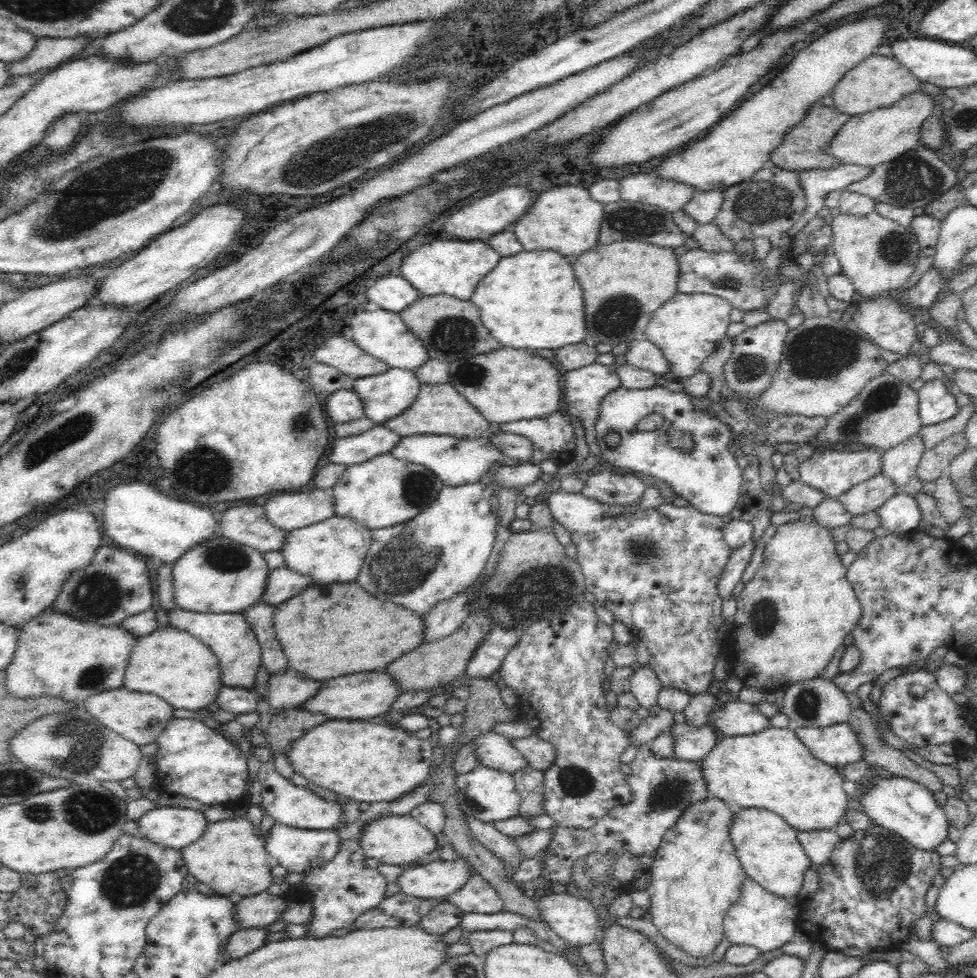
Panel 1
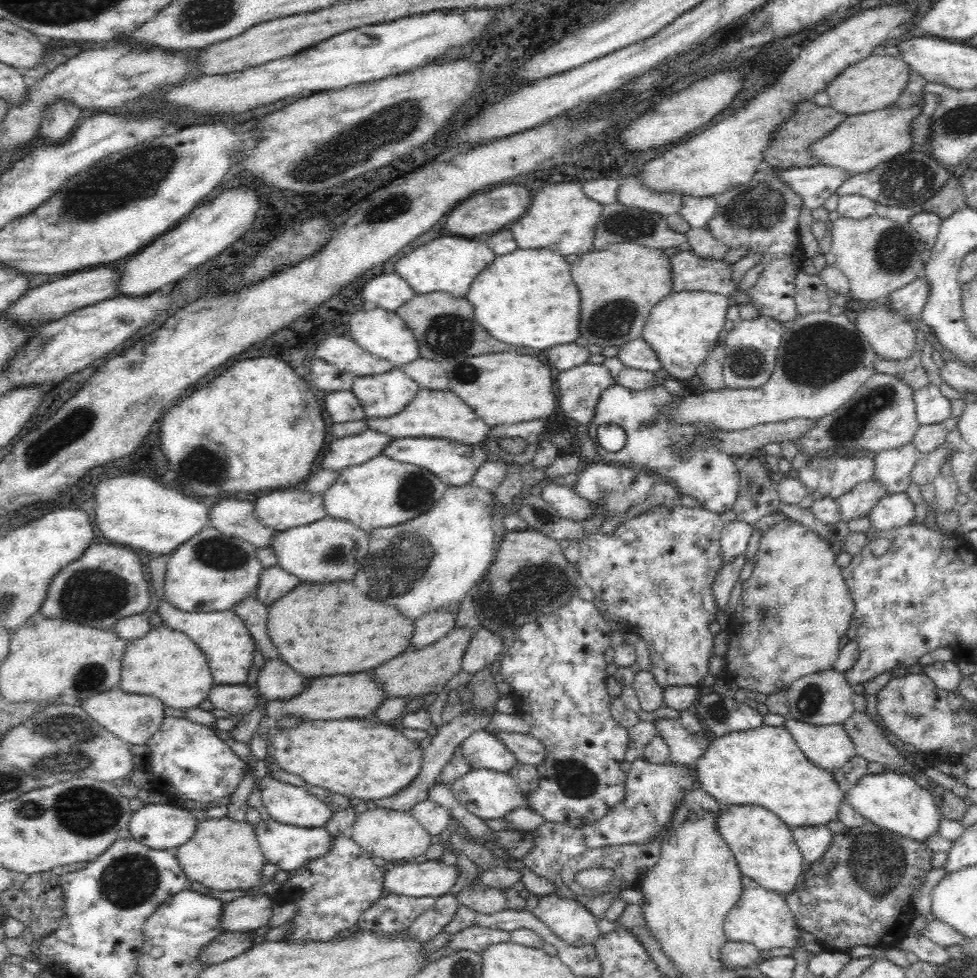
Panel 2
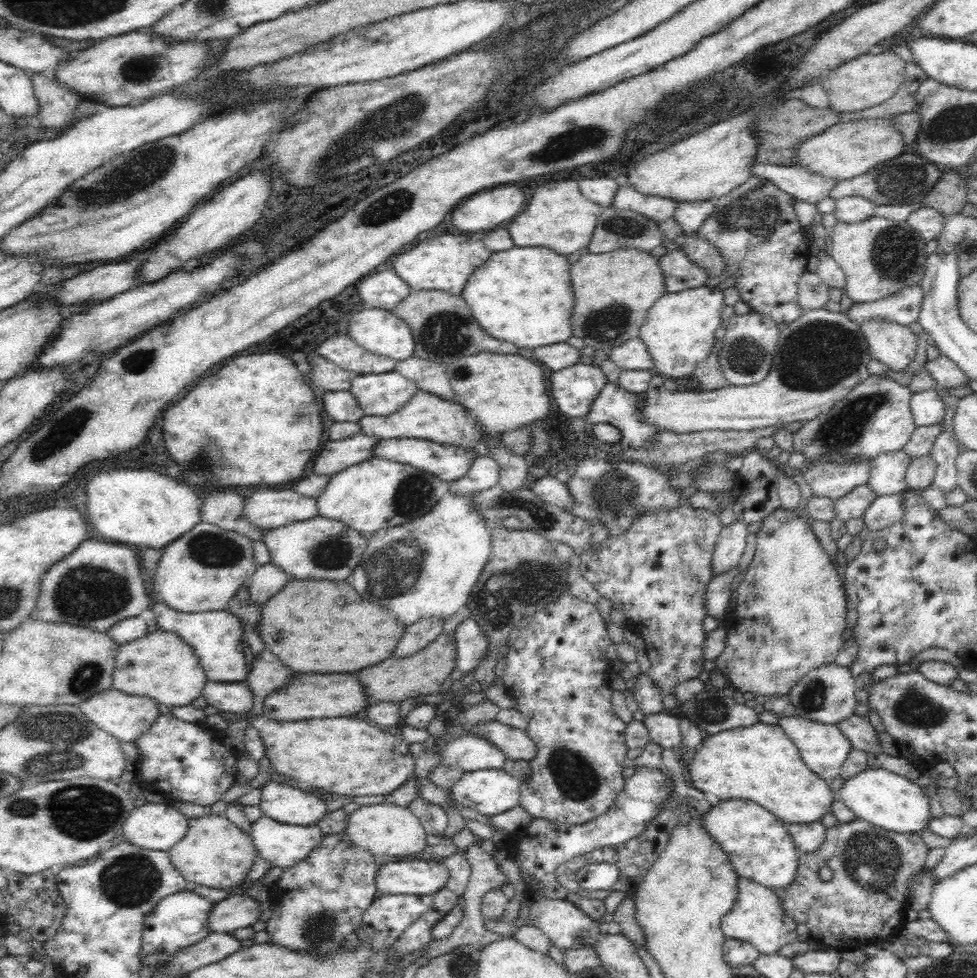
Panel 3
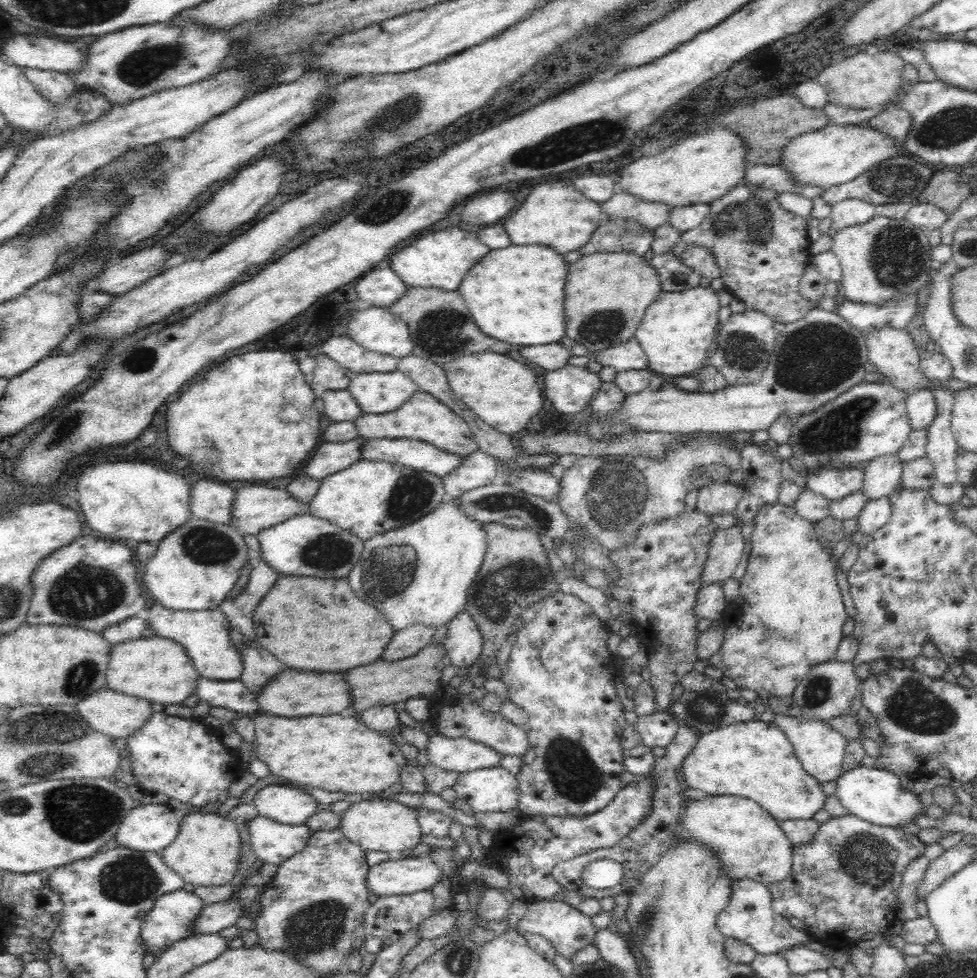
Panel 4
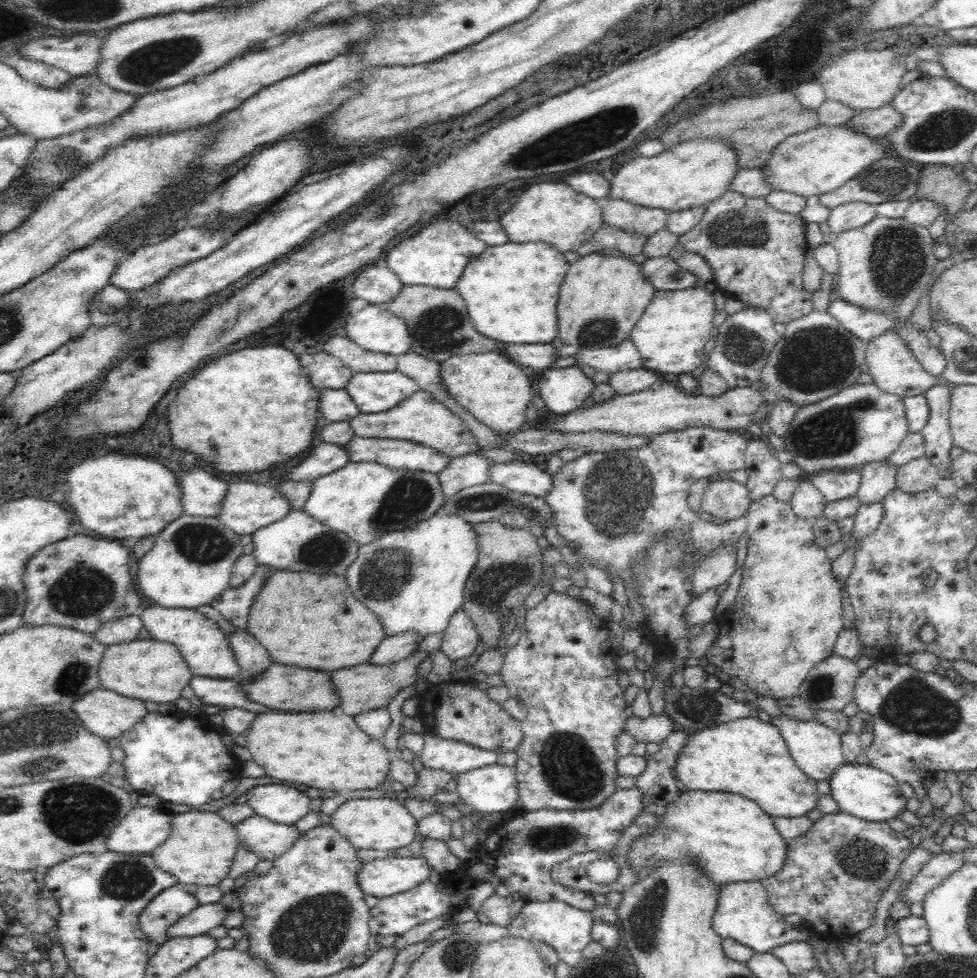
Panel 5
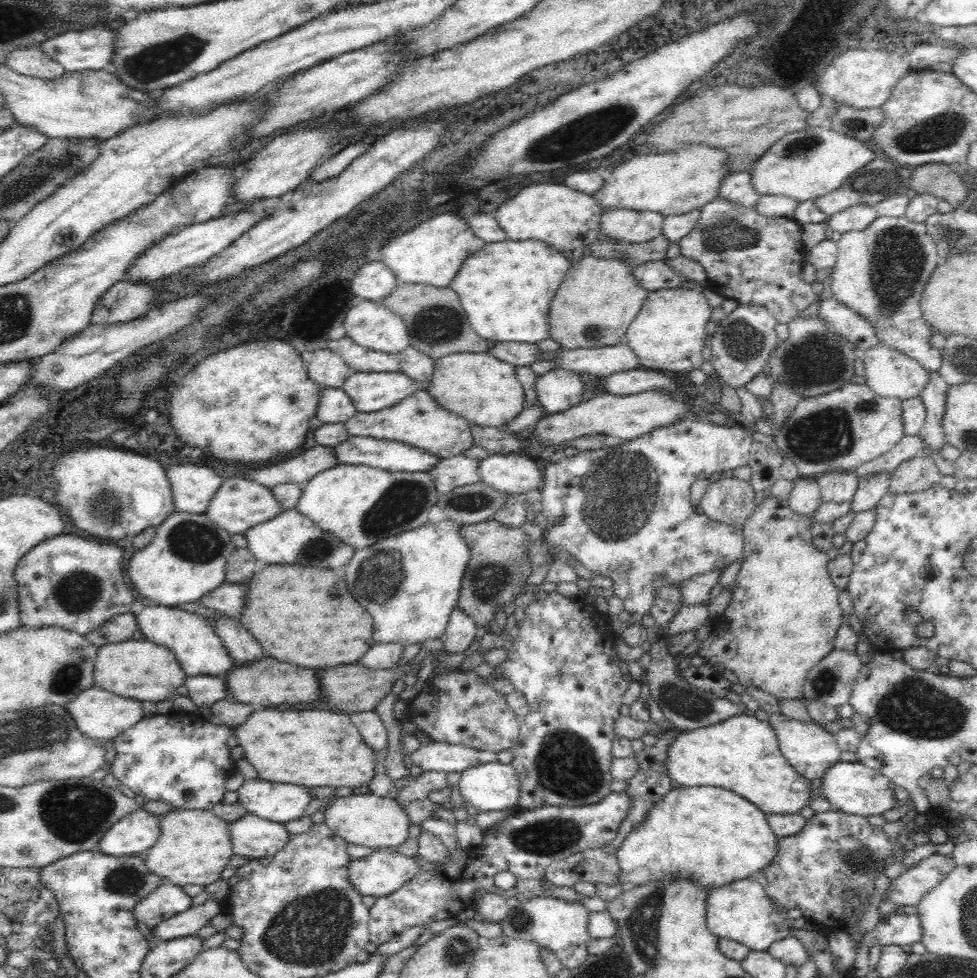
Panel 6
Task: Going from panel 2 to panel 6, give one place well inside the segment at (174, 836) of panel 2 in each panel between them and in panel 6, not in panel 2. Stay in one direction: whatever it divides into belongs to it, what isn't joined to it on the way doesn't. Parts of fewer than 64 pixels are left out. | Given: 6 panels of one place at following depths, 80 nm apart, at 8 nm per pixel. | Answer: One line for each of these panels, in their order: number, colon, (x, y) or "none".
3: (156, 826)
4: (148, 827)
5: (143, 828)
6: (133, 834)

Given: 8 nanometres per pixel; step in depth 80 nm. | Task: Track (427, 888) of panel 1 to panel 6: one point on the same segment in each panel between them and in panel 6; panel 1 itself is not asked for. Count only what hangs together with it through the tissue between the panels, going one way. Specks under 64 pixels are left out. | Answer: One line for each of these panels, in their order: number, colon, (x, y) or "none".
2: (432, 878)
3: (403, 877)
4: (410, 875)
5: (390, 873)
6: (381, 872)

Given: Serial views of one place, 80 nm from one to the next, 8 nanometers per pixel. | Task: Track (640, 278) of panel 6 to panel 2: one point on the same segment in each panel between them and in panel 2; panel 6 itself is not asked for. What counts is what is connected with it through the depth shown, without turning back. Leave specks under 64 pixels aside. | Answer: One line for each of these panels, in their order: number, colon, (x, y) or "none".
2: (689, 272)
3: (679, 273)
4: (674, 276)
5: (664, 273)

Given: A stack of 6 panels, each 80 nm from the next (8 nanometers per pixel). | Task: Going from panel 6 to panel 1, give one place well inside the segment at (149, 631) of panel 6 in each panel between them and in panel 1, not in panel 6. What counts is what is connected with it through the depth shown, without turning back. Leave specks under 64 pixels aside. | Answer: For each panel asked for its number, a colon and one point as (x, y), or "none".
1: (228, 636)
2: (228, 646)
3: (215, 636)
4: (204, 634)
5: (200, 641)

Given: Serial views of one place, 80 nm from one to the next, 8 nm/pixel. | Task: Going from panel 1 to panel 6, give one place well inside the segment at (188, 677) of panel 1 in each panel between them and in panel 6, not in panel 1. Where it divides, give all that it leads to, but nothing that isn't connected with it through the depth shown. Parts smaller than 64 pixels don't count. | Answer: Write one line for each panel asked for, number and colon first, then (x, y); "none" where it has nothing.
2: (164, 663)
3: (160, 666)
4: (157, 669)
5: (146, 669)
6: (139, 669)

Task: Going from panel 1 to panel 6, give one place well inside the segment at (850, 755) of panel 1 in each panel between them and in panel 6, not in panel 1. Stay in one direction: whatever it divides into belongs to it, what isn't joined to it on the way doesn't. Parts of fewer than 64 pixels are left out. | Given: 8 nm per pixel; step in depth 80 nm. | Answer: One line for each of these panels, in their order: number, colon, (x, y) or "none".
2: (829, 747)
3: (823, 748)
4: (820, 749)
5: (816, 750)
6: (810, 749)

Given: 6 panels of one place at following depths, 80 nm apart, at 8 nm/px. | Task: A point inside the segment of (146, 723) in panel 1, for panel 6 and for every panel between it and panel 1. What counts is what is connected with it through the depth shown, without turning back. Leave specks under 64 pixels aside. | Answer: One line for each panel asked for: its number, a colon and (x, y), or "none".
2: (133, 718)
3: (125, 717)
4: (115, 714)
5: (105, 713)
6: (100, 715)

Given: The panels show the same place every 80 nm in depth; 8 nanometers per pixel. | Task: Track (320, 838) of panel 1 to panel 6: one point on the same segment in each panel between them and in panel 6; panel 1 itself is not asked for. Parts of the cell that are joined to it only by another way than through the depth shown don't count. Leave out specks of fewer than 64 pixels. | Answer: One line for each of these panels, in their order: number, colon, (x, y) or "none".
2: (288, 846)
3: (281, 844)
4: (271, 841)
5: (267, 839)
6: (252, 837)

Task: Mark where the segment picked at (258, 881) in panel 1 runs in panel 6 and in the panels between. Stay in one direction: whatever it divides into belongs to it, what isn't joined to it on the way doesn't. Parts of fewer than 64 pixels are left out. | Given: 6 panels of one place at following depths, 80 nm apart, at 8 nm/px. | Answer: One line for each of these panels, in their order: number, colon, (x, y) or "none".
2: (222, 854)
3: (213, 852)
4: (204, 853)
5: (200, 847)
6: (194, 846)

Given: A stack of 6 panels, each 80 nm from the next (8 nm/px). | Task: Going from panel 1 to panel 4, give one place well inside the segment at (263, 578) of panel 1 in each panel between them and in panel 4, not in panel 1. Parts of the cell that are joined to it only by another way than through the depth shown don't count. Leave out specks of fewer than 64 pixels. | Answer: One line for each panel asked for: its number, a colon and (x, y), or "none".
2: (209, 572)
3: (199, 571)
4: (195, 565)

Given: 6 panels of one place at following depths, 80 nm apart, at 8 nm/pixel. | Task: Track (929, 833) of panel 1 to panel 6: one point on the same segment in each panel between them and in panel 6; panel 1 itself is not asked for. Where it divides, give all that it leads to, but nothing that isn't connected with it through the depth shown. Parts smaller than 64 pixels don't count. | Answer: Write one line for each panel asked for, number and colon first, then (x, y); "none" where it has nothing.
2: (891, 800)
3: (878, 796)
4: (873, 794)
5: (860, 790)
6: (850, 787)

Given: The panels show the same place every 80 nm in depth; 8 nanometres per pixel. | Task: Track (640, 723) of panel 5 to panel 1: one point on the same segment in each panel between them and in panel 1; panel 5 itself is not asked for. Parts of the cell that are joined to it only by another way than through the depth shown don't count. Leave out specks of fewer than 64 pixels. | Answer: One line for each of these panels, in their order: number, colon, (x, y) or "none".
1: (690, 743)
2: (684, 748)
3: (663, 727)
4: (658, 728)

